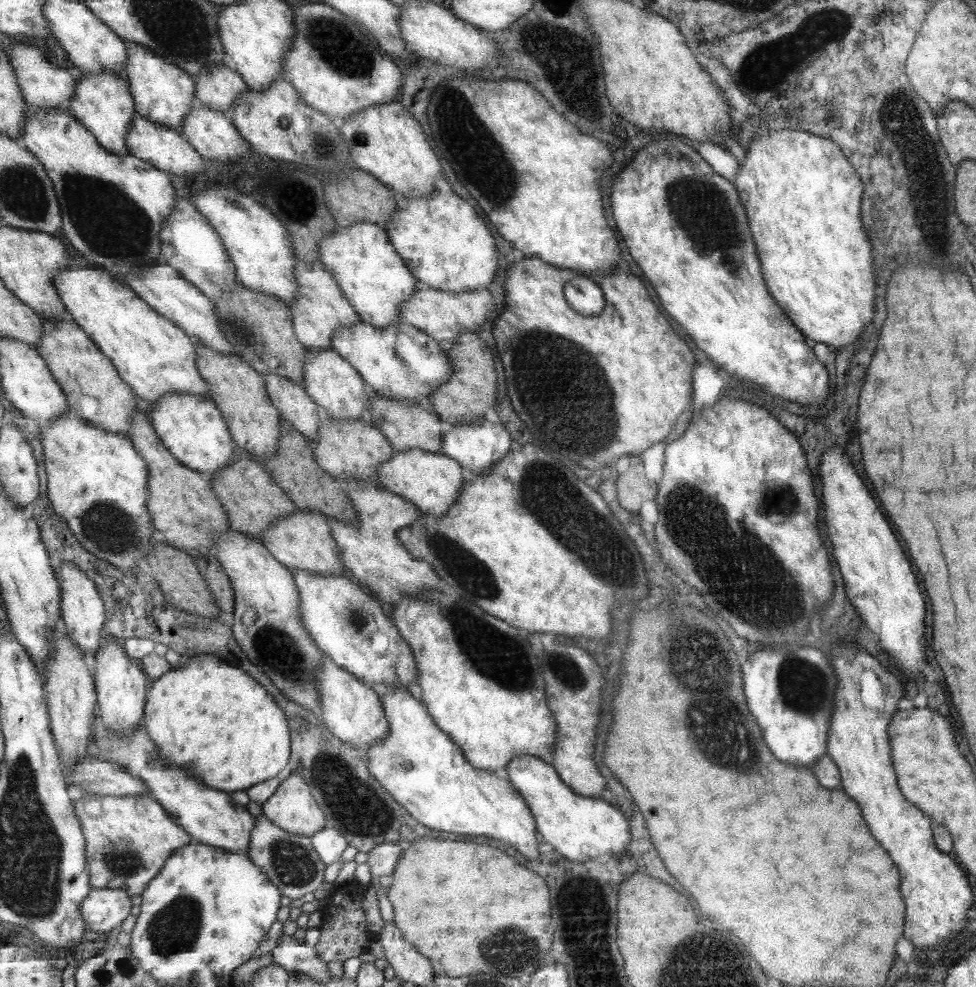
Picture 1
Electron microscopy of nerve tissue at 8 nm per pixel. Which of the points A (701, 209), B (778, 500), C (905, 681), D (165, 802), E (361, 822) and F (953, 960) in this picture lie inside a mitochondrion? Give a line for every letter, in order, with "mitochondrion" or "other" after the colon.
A: mitochondrion
B: mitochondrion
C: other
D: other
E: mitochondrion
F: other

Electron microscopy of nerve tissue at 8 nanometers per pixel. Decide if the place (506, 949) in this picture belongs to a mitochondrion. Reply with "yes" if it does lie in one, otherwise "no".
yes

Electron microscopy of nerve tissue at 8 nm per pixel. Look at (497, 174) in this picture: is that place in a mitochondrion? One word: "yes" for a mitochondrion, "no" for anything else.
yes

